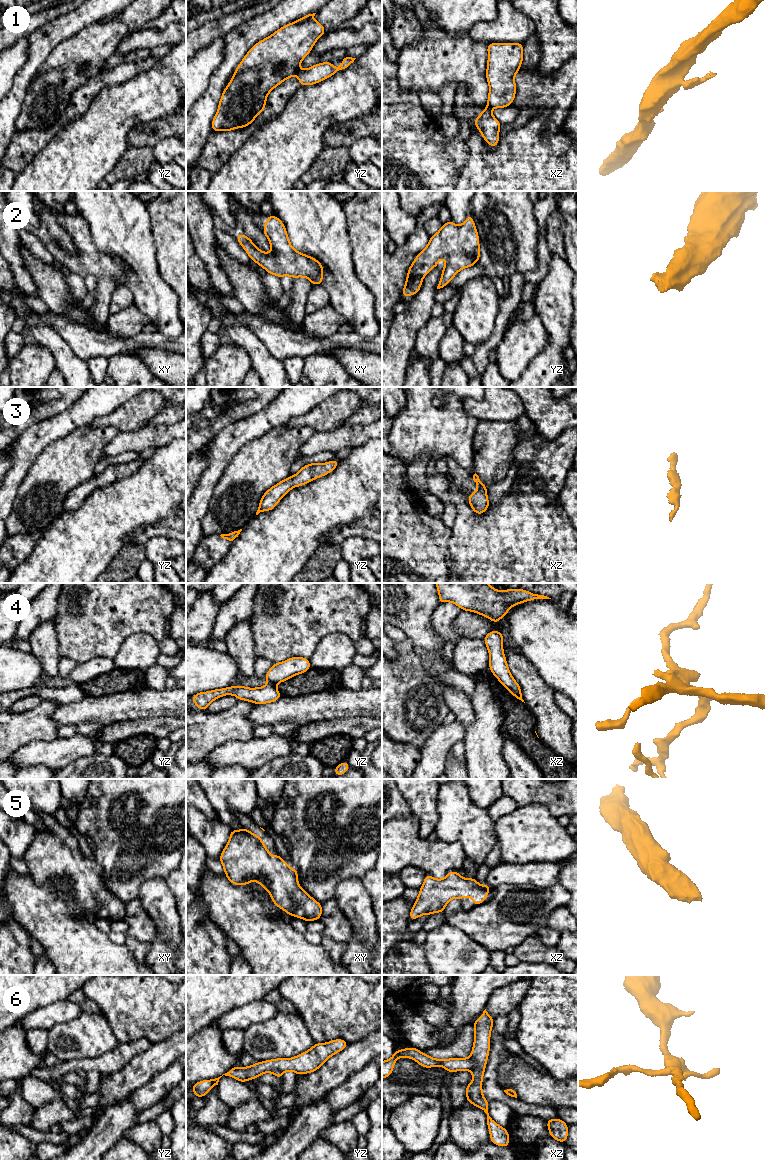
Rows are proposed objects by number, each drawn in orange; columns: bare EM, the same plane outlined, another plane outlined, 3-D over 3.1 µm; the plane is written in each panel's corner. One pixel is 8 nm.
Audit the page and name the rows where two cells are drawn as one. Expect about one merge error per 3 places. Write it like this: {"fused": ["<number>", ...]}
{"fused": ["1", "6"]}

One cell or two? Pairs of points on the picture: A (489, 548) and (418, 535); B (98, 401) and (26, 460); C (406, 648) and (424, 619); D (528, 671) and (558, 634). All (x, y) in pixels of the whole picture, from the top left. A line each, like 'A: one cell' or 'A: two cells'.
A: two cells
B: one cell
C: two cells
D: two cells

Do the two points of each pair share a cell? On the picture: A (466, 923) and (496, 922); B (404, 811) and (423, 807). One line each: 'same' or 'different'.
A: same
B: different

